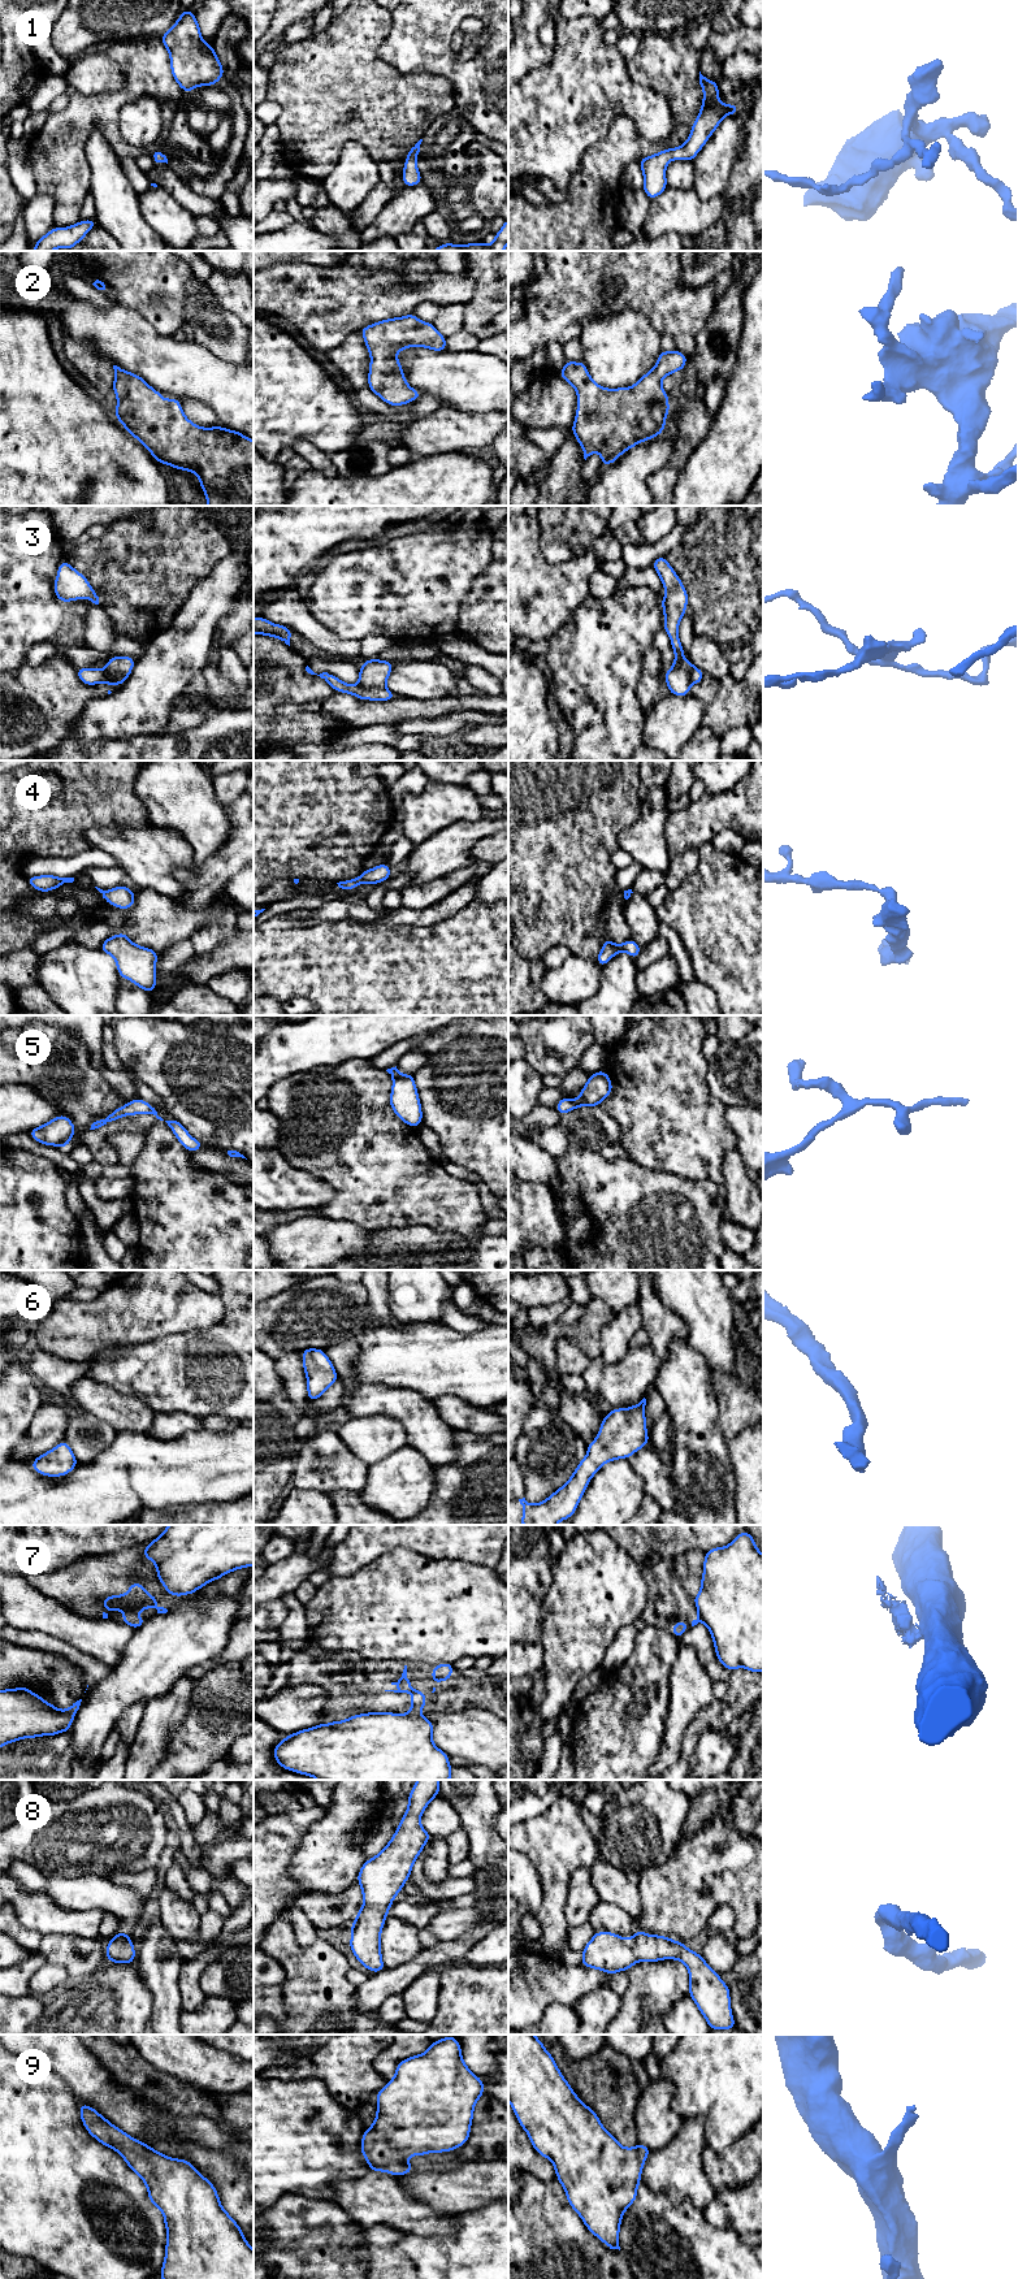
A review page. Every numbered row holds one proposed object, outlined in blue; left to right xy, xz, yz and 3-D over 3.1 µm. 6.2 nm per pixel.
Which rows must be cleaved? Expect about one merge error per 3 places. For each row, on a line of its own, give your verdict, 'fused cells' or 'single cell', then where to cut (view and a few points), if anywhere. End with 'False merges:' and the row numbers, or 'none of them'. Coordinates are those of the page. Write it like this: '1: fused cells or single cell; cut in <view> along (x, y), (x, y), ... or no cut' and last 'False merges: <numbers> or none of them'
1: single cell; no cut
2: single cell; no cut
3: fused cells; cut in xz along (359, 684), (367, 688), (385, 688)
4: single cell; no cut
5: single cell; no cut
6: single cell; no cut
7: fused cells; cut in xy along (137, 1610), (128, 1610), (125, 1612)
8: single cell; no cut
9: single cell; no cut
False merges: 3, 7

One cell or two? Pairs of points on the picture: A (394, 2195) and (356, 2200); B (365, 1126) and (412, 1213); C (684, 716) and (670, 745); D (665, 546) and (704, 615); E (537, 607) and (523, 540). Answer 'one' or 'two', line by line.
A: one
B: one
C: one
D: two
E: one

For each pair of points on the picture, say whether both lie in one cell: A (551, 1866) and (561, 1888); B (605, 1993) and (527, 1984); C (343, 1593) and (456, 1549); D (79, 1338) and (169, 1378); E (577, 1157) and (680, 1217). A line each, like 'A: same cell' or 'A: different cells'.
A: same cell
B: different cells
C: different cells
D: different cells
E: same cell

